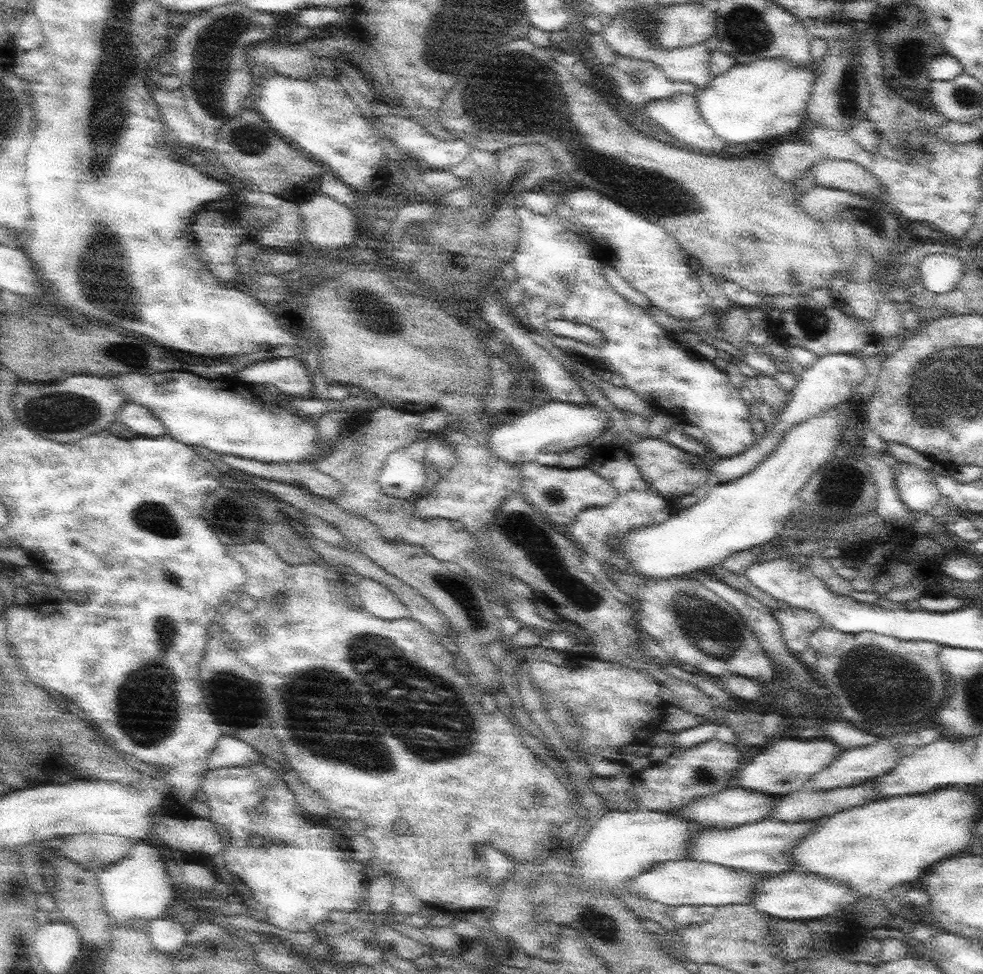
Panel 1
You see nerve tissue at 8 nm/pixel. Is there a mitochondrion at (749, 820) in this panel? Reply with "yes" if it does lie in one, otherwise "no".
no

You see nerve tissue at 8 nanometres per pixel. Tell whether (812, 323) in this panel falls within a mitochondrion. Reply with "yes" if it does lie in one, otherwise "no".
yes

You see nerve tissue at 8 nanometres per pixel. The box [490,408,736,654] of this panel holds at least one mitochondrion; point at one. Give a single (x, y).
(523, 535)

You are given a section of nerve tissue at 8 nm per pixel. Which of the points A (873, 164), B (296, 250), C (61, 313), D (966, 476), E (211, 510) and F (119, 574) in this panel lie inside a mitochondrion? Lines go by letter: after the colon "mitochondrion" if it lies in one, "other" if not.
A: other
B: other
C: other
D: other
E: other
F: other

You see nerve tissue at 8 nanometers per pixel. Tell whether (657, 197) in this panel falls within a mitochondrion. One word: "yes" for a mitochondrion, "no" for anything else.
yes

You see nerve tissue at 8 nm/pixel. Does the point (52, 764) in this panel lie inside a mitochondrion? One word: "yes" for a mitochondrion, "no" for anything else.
no

